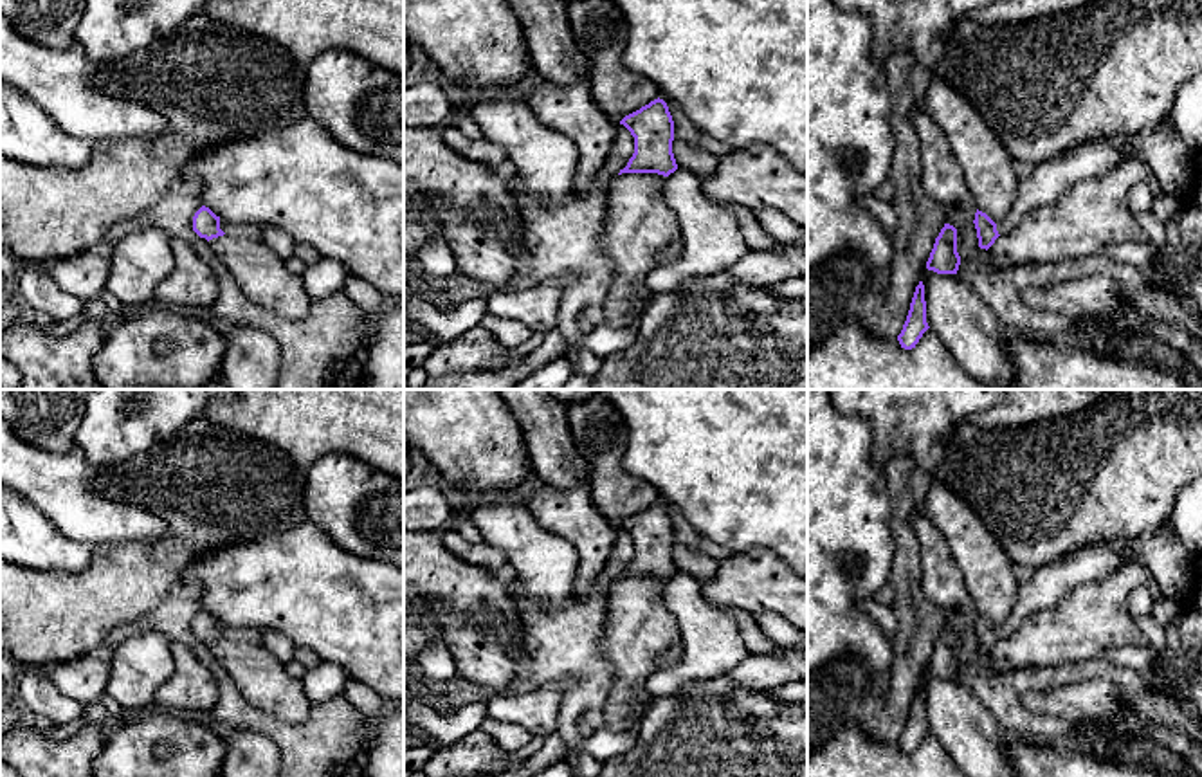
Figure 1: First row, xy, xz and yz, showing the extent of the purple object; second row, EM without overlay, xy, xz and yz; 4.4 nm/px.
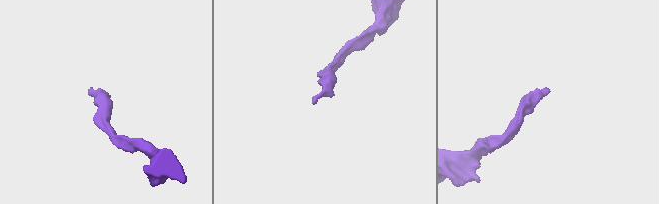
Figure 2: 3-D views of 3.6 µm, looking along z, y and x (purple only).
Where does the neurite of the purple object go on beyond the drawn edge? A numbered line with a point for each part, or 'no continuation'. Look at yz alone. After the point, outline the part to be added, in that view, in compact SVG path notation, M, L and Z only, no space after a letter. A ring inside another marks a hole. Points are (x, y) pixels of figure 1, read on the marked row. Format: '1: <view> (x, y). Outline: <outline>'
1: yz (1040, 186). Outline: M1108 135L1069 150L1034 169L1022 169L1016 198L1007 216L997 224L998 234L1007 234L1024 216L1051 204L1079 180L1099 177L1123 159L1139 153L1141 135Z

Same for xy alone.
1: xy (229, 228). Outline: M220 218L220 229L229 236L240 238L260 238L261 234L261 229L258 225L227 222L223 218Z

